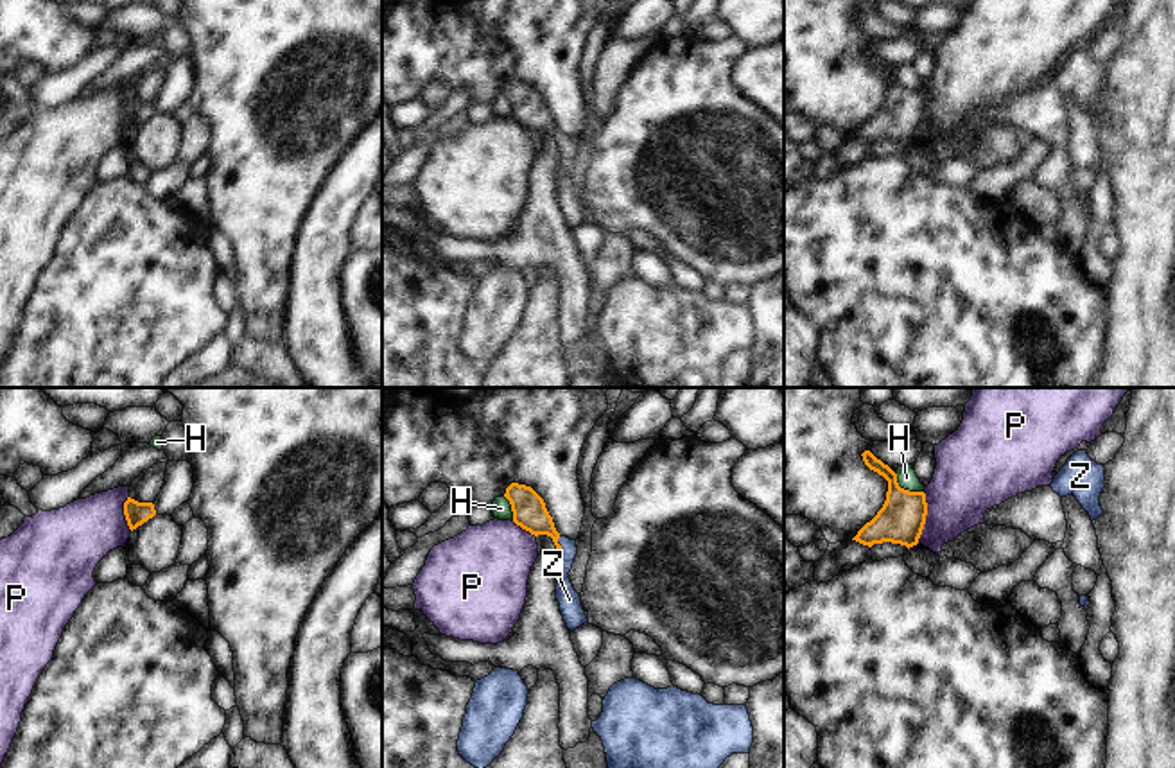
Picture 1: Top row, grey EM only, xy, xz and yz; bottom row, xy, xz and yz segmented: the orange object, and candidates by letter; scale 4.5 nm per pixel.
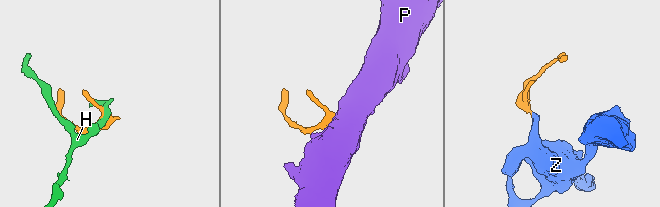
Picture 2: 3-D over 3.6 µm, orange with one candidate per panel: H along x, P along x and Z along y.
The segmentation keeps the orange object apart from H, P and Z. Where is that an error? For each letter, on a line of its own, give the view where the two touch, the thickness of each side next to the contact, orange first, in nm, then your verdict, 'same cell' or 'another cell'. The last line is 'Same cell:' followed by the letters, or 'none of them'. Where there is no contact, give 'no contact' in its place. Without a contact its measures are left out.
H: meets orange in yz; 200 nm thick on the orange side, 90 nm on the other; another cell
P: meets orange in yz; 200 nm thick on the orange side, 320 nm on the other; another cell
Z: meets orange in xz; 150 nm thick on the orange side, 100 nm on the other; same cell
Same cell: Z

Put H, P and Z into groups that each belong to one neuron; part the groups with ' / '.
H / P / Z

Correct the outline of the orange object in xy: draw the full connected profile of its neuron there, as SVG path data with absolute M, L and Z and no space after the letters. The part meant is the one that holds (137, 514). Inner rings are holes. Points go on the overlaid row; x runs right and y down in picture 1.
M127 497L127 501L124 502L124 515L129 529L133 531L149 519L152 519L156 515L156 510L152 502L138 502Z

